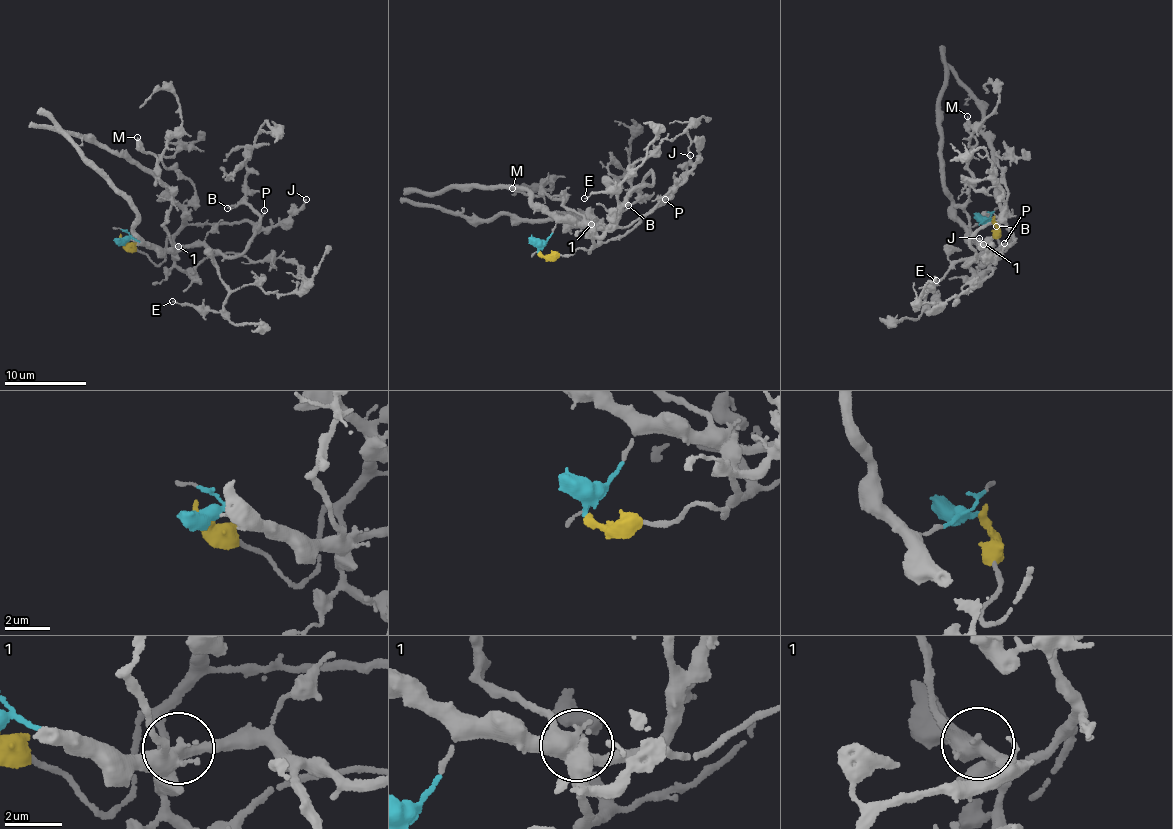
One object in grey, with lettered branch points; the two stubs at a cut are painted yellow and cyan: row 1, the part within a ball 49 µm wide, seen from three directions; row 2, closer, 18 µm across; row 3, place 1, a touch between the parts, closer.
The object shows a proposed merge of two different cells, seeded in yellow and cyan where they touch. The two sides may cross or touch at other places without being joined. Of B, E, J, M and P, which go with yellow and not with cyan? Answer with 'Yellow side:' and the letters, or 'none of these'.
Yellow side: J, P

